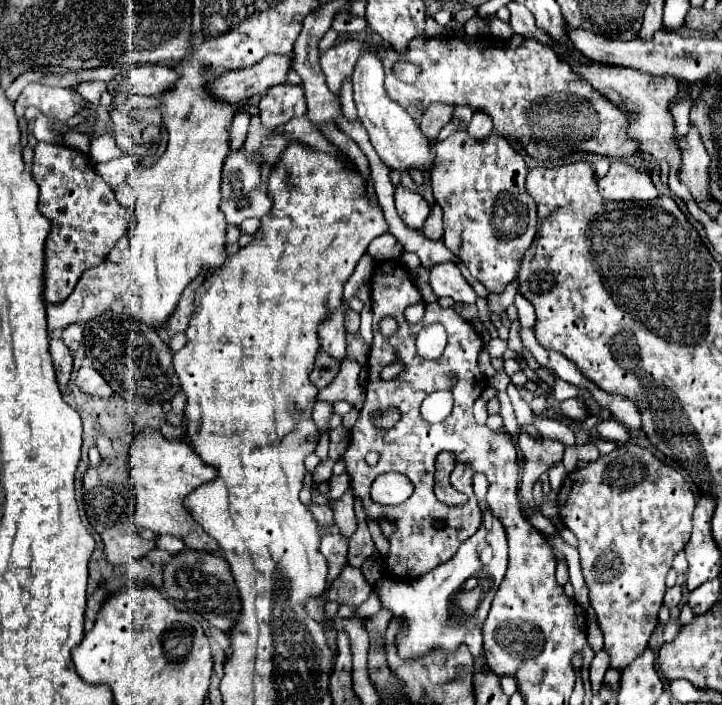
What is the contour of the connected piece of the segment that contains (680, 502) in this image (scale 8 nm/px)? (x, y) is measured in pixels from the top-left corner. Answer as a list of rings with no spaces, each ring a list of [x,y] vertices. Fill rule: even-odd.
[[[626,444],[610,454],[608,462],[596,460],[582,468],[582,484],[570,476],[558,492],[558,516],[564,526],[578,538],[580,566],[590,590],[590,604],[598,614],[600,628],[604,632],[604,650],[610,654],[612,668],[624,670],[634,658],[638,658],[658,624],[658,610],[664,602],[664,580],[672,568],[672,558],[690,540],[692,512],[696,498],[684,484],[682,474],[666,464],[646,466],[638,458],[638,446]]]

